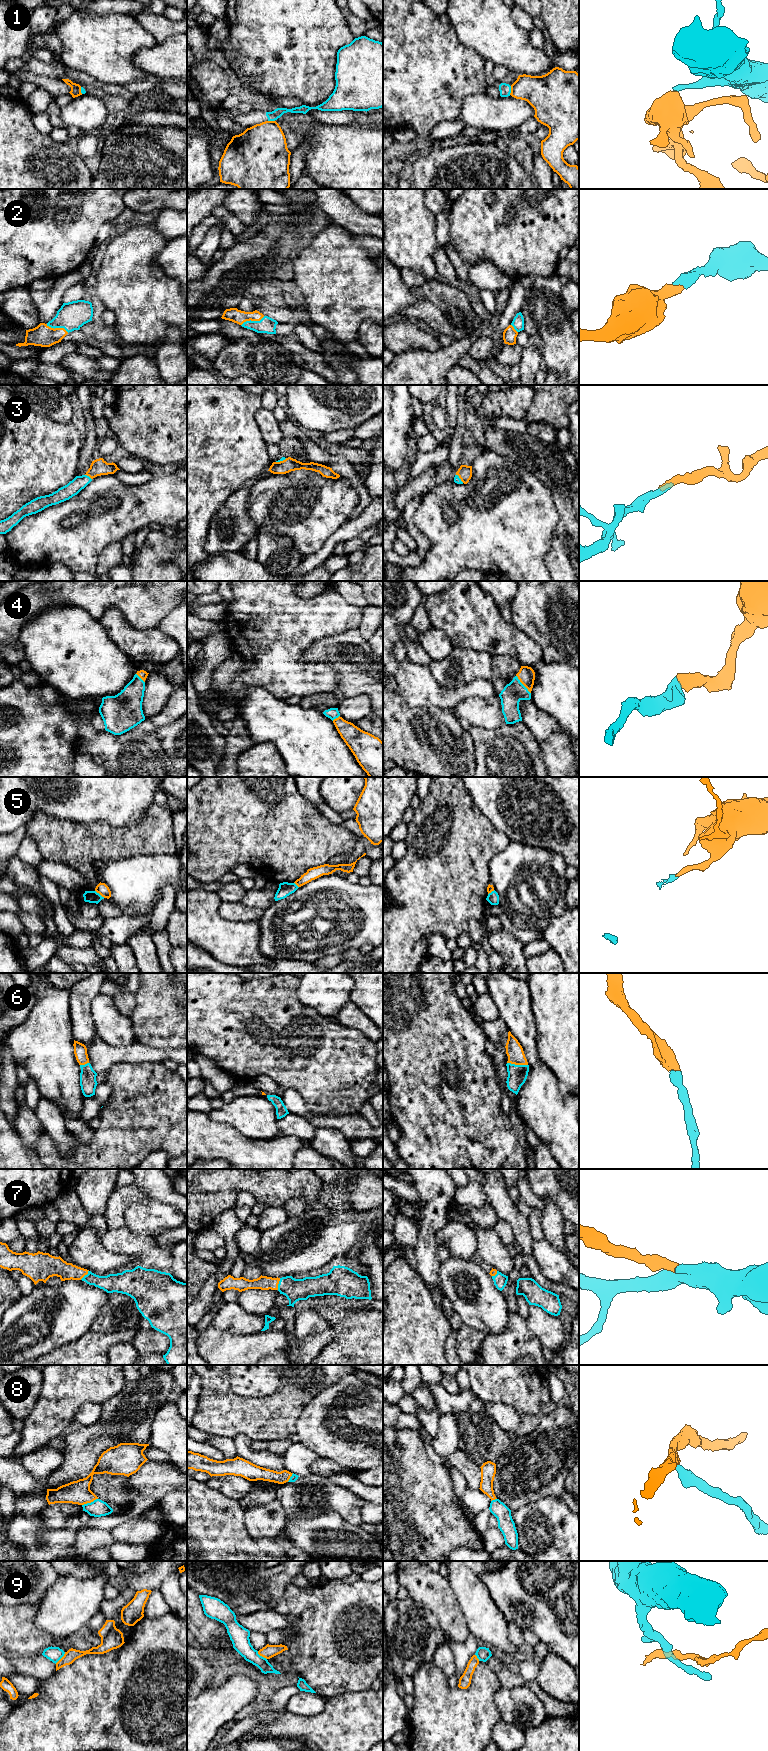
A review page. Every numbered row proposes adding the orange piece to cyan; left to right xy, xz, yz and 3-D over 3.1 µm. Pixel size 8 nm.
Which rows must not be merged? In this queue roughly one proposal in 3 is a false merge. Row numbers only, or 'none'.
1, 5, 9

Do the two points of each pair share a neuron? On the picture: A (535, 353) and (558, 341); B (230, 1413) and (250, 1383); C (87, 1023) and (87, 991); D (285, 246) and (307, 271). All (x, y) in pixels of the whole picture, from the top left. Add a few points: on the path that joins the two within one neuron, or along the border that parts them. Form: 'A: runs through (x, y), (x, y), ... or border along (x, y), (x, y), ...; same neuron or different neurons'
A: border along (529, 333), (536, 333), (540, 337), (543, 360); different neurons
B: border along (228, 1376), (236, 1394), (249, 1398), (265, 1396); different neurons
C: runs through (84, 1015), (84, 999); same neuron
D: border along (300, 249), (296, 256); different neurons

